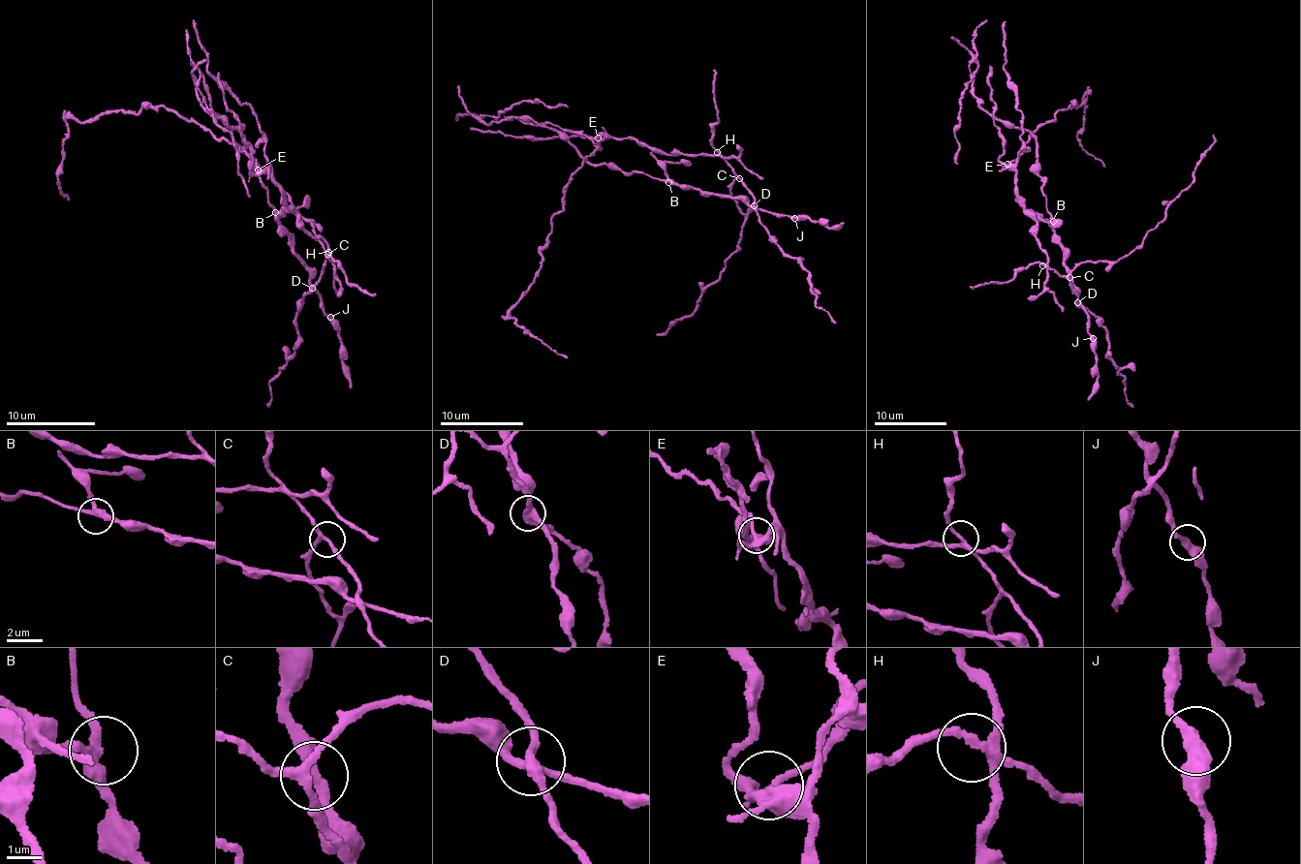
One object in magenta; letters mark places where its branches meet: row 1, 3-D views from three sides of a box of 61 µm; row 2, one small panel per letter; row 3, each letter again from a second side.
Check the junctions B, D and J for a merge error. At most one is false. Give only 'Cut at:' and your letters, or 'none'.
Cut at: D

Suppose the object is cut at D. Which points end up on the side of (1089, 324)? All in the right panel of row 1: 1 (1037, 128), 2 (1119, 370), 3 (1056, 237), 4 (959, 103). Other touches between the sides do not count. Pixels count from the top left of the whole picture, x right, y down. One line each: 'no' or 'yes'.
1: no
2: no
3: yes
4: no

